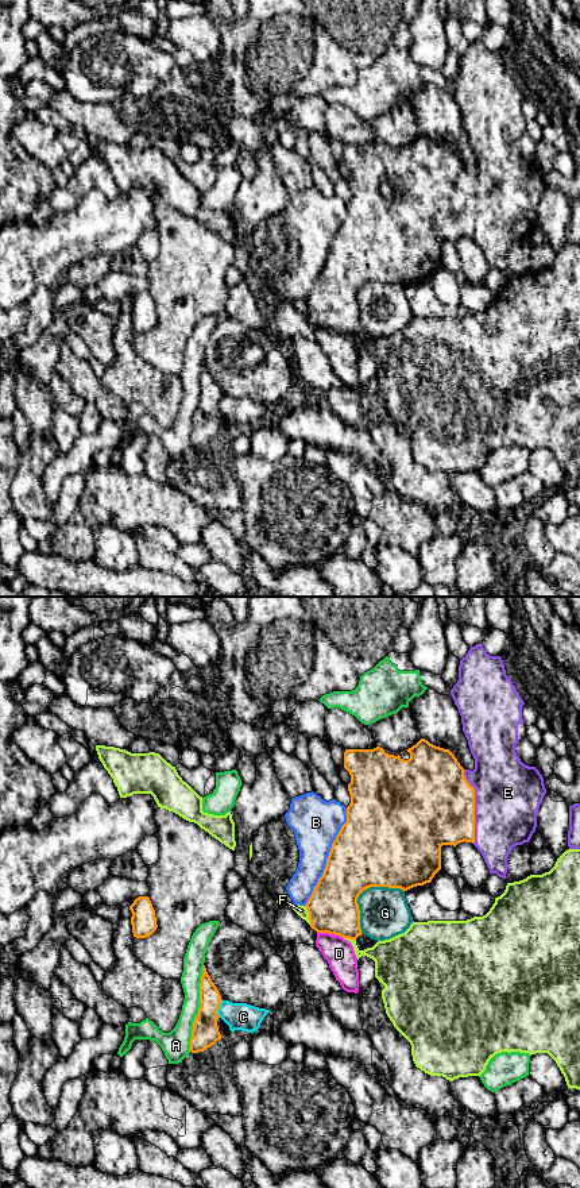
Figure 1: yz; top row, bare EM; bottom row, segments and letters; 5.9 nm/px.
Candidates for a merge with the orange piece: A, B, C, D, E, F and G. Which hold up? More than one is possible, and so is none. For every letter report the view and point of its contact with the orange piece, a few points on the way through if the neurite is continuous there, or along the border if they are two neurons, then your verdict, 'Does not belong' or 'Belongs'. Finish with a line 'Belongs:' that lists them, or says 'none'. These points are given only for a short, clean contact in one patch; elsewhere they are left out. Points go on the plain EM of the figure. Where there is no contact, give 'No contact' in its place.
A: Touches orange at yz (198, 404). Does not belong
B: Touches orange at yz (328, 251). Does not belong
C: Touches orange at yz (217, 404). Boundary: yz (223, 396), (217, 404), (217, 412). Does not belong
D: Touches orange at yz (331, 328). Does not belong
E: Touches orange at yz (474, 201). Belongs
F: Touches orange at yz (309, 312). Does not belong
G: Touches orange at yz (362, 286). Does not belong
Belongs: E

